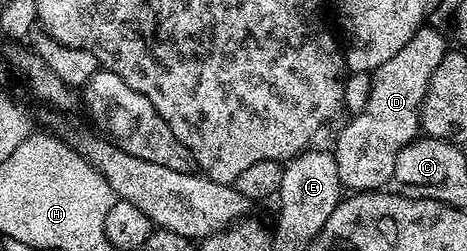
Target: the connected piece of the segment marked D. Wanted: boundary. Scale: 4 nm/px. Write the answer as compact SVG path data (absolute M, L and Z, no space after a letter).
M422 26L372 77L365 108L337 136L337 173L349 190L381 190L393 180L393 168L399 154L421 132L421 107L431 78L447 51L445 36L437 28Z

